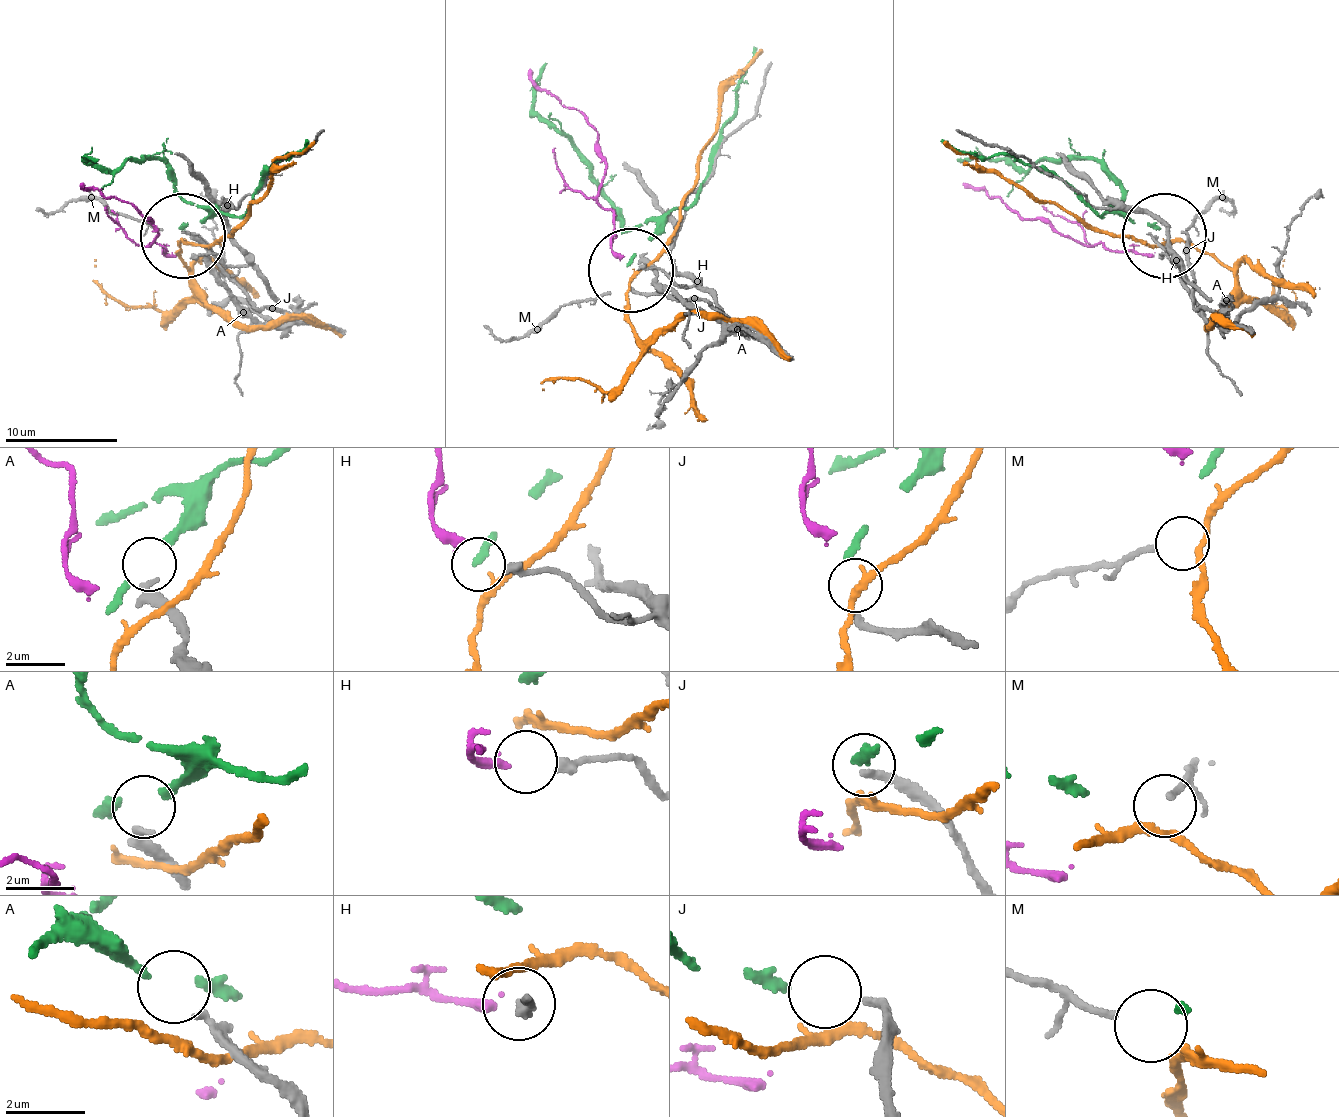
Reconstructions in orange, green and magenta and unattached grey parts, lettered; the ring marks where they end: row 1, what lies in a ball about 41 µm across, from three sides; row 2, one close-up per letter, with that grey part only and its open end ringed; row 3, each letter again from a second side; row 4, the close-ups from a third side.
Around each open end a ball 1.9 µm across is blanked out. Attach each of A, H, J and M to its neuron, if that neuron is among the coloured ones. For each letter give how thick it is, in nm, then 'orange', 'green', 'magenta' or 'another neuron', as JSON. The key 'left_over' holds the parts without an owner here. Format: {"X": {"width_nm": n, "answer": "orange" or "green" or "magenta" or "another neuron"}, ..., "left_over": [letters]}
{"A": {"width_nm": 140, "answer": "another neuron"}, "H": {"width_nm": 280, "answer": "magenta"}, "J": {"width_nm": 220, "answer": "green"}, "M": {"width_nm": 170, "answer": "orange"}, "left_over": ["A"]}

